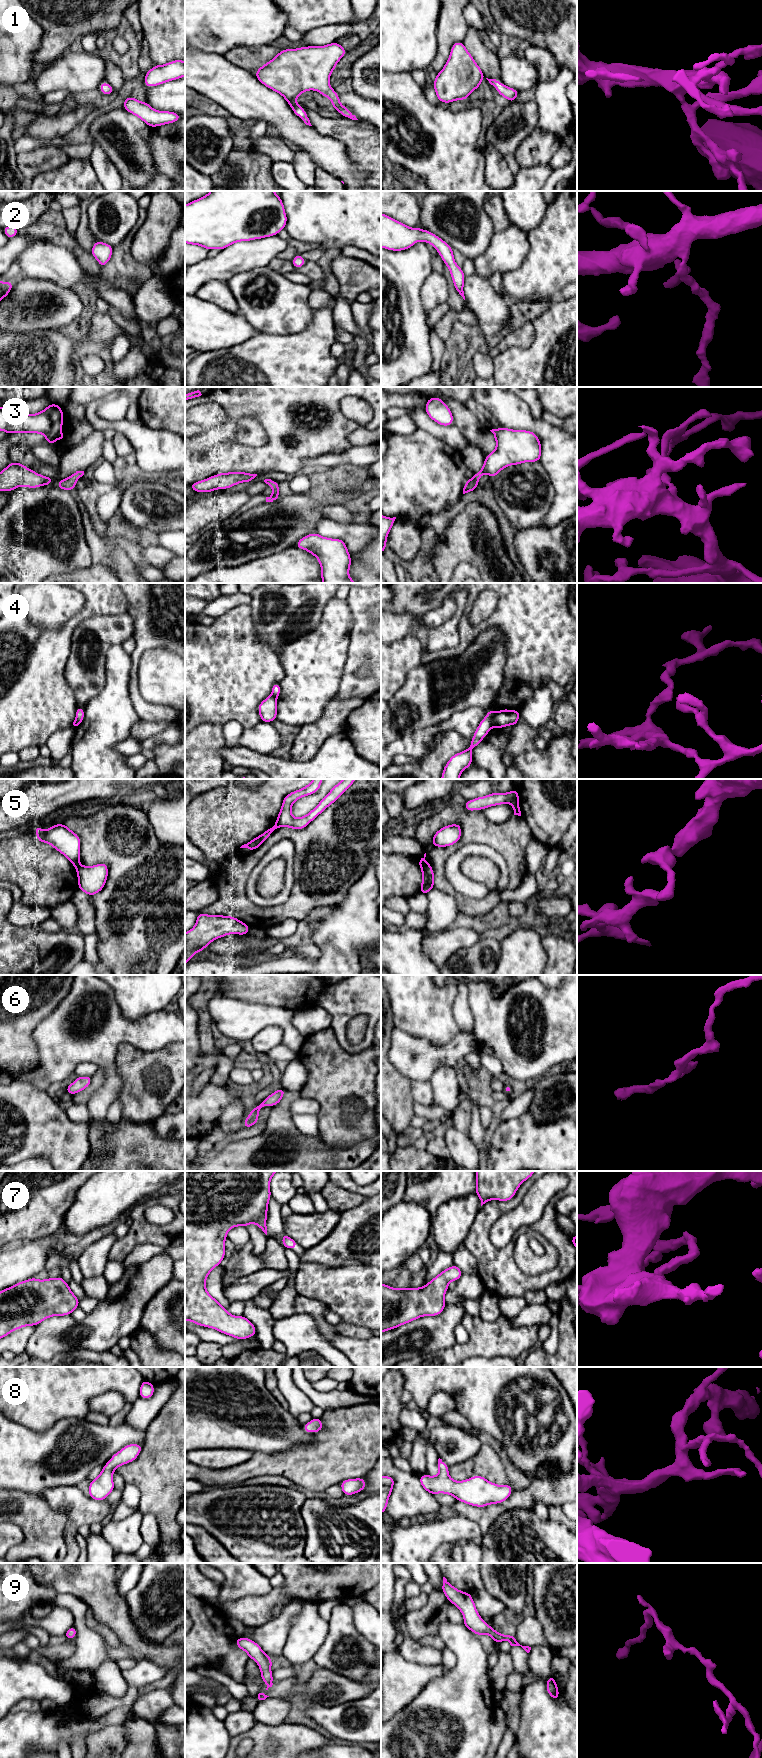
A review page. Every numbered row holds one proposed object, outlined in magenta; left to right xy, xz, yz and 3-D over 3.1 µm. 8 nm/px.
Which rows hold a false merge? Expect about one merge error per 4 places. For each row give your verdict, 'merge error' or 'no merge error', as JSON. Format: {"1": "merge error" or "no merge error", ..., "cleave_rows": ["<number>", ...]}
{"1": "no merge error", "2": "no merge error", "3": "no merge error", "4": "merge error", "5": "merge error", "6": "no merge error", "7": "no merge error", "8": "no merge error", "9": "no merge error", "cleave_rows": ["4", "5"]}

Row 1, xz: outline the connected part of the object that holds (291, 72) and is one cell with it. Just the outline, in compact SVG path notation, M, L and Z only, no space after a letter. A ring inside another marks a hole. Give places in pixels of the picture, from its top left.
M337 42L325 46L282 49L257 70L255 77L263 85L282 95L306 125L312 126L306 111L295 101L308 90L318 91L329 98L333 108L342 116L358 120L340 103L339 95L329 84L330 75L337 68L336 63L346 53L347 50Z

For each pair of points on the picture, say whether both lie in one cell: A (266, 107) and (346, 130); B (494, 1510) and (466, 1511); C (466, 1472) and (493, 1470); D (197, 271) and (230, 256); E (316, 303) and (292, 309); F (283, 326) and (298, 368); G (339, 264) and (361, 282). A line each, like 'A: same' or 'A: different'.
A: different
B: same
C: same
D: same
E: different
F: different
G: same

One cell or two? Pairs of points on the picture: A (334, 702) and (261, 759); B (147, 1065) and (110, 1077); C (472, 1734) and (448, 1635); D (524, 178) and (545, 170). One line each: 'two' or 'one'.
A: two
B: two
C: one
D: one

